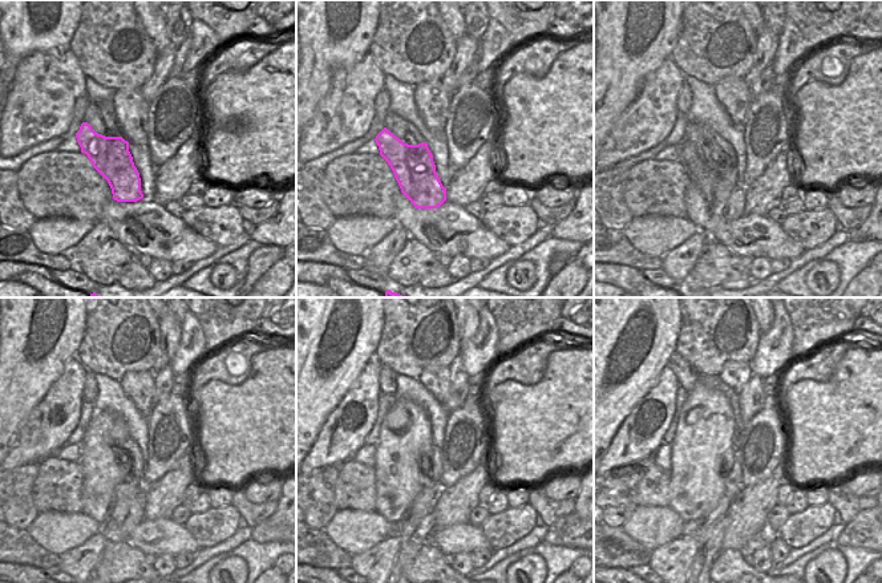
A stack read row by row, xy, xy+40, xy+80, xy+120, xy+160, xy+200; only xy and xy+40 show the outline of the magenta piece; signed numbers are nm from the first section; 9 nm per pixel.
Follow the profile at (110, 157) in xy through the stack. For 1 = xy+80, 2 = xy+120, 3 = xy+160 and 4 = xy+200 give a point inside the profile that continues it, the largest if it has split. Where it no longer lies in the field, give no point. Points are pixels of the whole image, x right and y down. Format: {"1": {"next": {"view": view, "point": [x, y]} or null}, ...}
{"1": {"next": {"view": "xy+80", "point": [720, 186]}}, "2": {"next": {"view": "xy+120", "point": [128, 510]}}, "3": {"next": {"view": "xy+160", "point": [417, 530]}}, "4": {"next": {"view": "xy+200", "point": [709, 543]}}}

